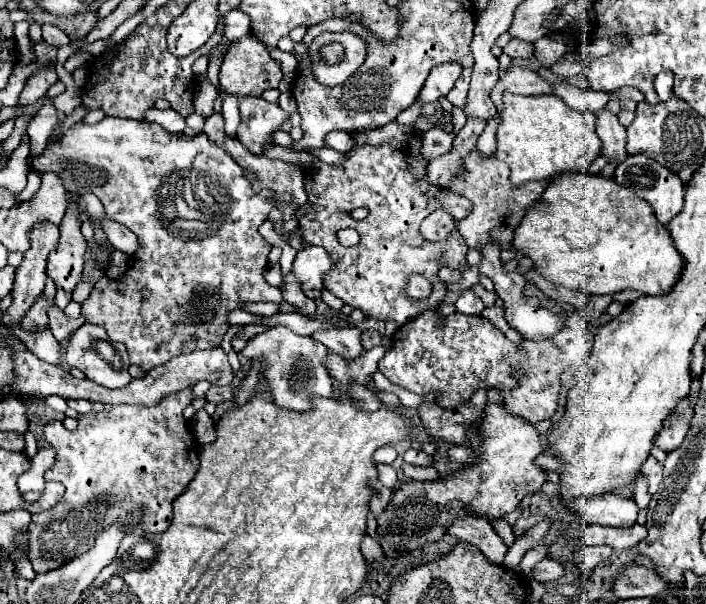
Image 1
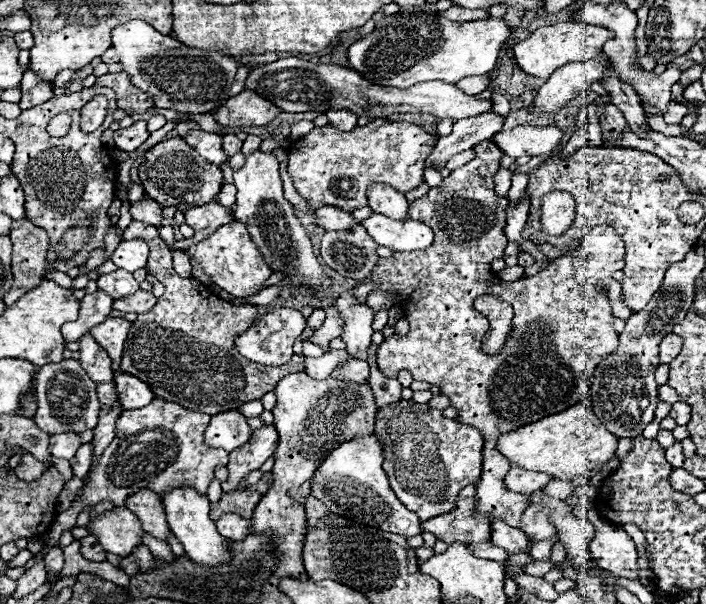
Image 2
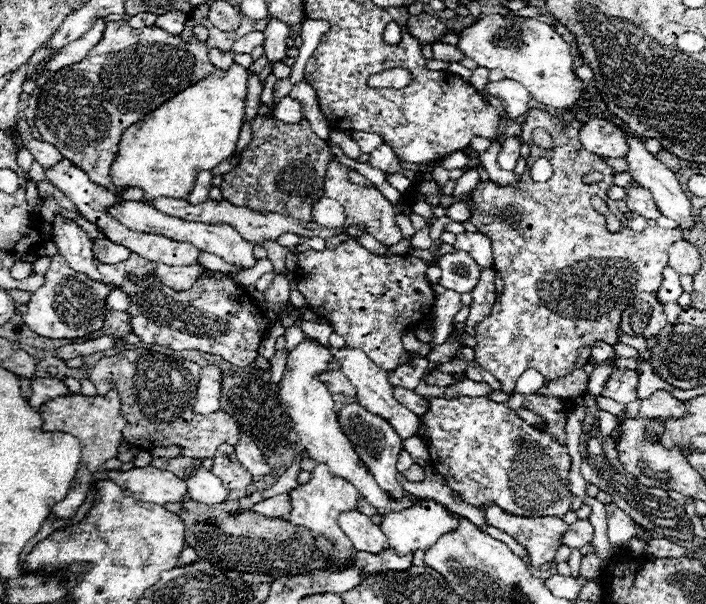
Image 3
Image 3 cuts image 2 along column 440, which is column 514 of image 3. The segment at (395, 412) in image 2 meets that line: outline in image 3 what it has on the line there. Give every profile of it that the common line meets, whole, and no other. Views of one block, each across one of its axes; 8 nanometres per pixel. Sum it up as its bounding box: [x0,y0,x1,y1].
[420,398,572,518]

